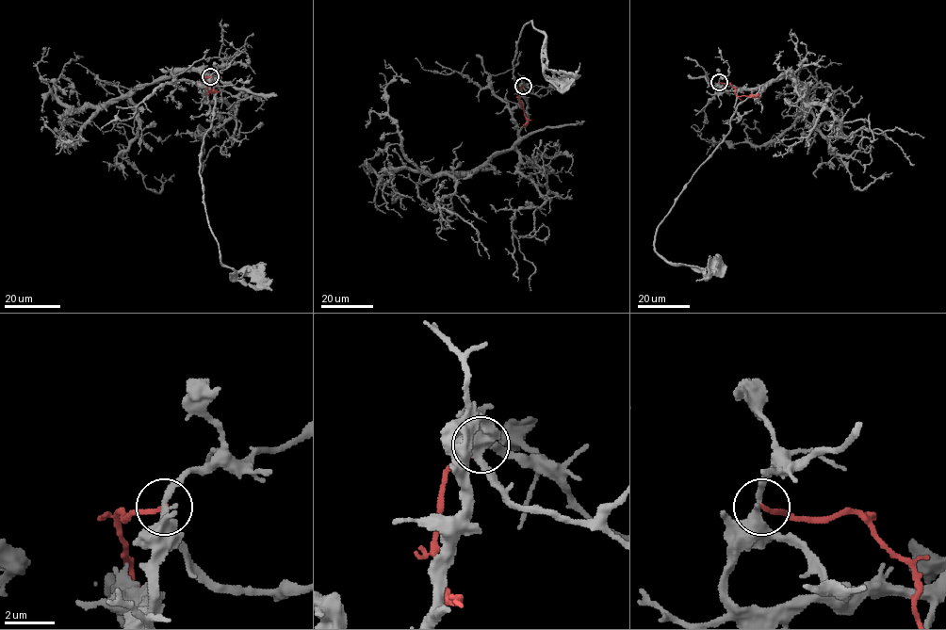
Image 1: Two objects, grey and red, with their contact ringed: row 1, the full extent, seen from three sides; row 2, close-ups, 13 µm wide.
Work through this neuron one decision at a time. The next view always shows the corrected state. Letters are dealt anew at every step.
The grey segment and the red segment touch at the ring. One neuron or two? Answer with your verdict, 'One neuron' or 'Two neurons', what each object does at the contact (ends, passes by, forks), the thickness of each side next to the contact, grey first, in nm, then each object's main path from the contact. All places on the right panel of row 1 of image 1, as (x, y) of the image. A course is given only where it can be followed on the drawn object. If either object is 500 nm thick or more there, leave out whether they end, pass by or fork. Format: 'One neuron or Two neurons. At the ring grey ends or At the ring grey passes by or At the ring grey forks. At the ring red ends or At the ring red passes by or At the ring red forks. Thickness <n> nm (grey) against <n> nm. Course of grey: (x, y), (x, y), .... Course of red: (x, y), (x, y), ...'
Two neurons. At the ring grey passes by. At the ring red ends. Thickness 320 nm (grey) against 180 nm. Course of grey: (719, 82), (717, 92), (762, 85), (738, 105), (724, 140), (655, 237), (661, 258), (705, 269), (696, 281). Course of red: (719, 82), (728, 83), (737, 95), (760, 97)

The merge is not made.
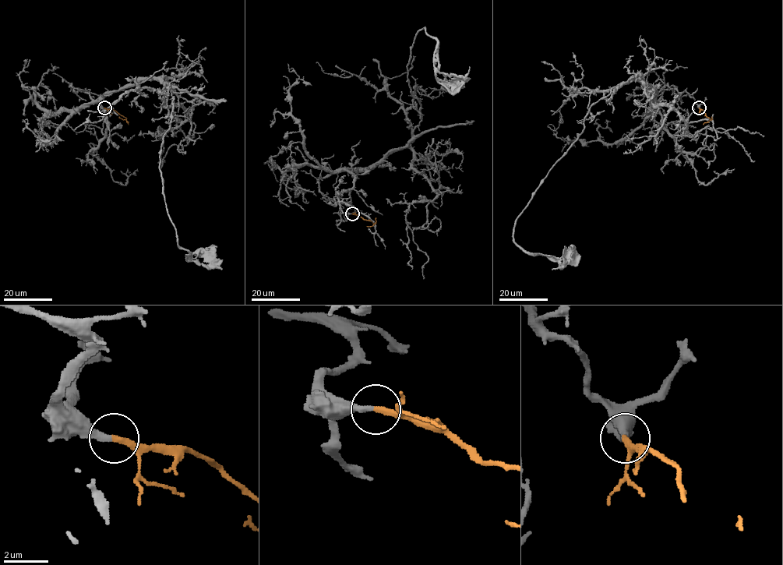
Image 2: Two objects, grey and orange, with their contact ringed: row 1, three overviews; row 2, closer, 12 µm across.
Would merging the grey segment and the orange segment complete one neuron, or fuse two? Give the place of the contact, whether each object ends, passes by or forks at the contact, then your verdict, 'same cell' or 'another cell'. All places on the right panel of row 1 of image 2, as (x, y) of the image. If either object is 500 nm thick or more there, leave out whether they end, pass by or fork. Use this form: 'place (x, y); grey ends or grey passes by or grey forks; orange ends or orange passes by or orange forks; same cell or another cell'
place (699, 107); grey ends; orange ends; same cell

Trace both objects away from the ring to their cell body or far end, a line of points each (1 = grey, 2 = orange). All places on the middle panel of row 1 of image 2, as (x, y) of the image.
1: (351, 213), (319, 180), (411, 139), (420, 30), (443, 75), (470, 66)
2: (352, 213), (371, 220), (374, 224), (376, 217)

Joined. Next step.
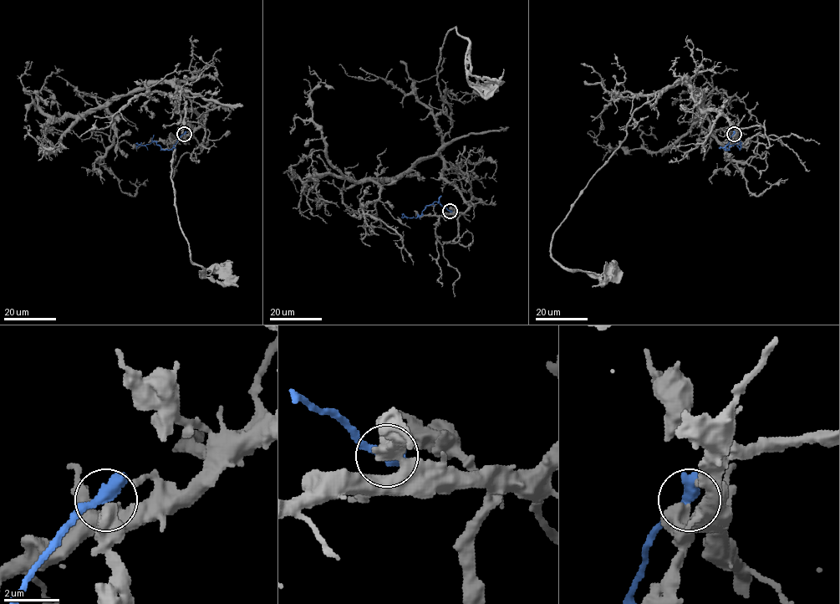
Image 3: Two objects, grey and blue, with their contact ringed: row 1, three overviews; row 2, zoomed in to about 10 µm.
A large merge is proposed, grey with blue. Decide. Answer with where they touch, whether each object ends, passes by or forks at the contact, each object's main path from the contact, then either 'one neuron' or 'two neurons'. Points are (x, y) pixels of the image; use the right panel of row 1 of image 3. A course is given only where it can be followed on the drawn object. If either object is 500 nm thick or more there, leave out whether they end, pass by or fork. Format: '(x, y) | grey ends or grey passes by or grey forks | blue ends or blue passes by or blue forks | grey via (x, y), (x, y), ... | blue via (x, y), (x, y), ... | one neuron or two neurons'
(734, 134) | grey via (734, 134), (681, 81), (633, 111), (551, 243), (559, 264), (601, 275), (592, 287) | blue via (734, 134), (725, 150), (738, 140), (740, 145), (738, 145), (739, 148) | two neurons

